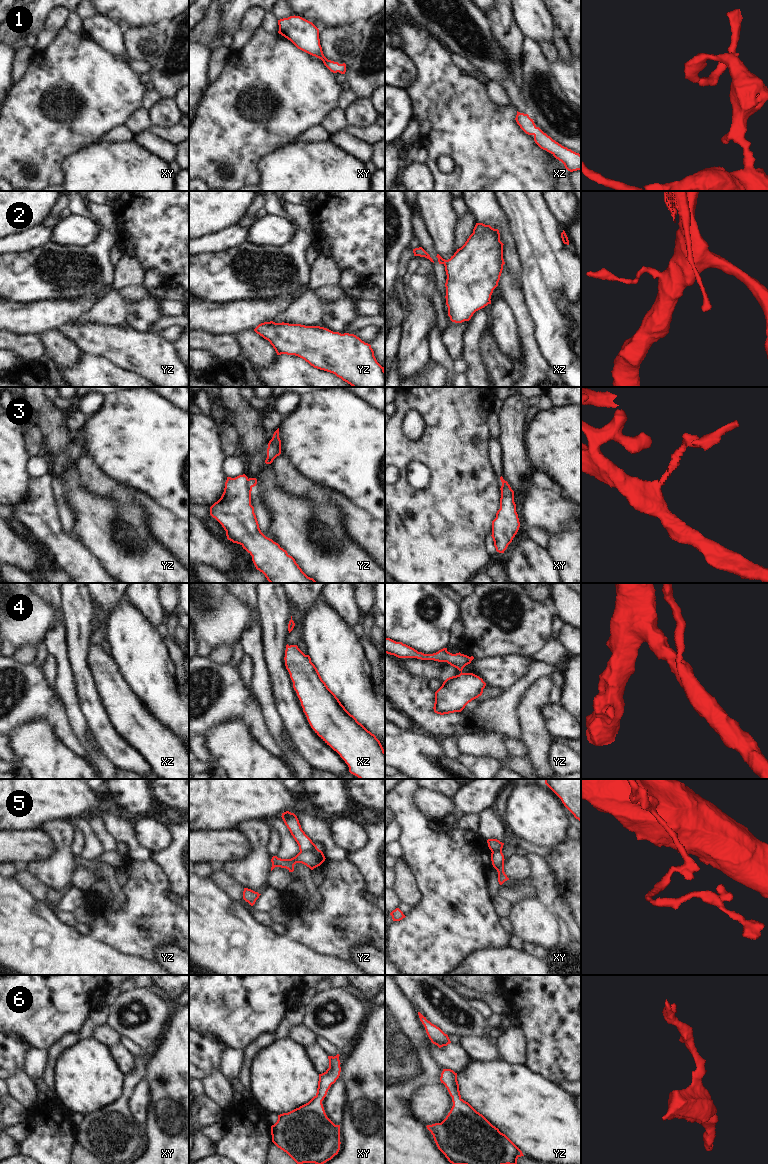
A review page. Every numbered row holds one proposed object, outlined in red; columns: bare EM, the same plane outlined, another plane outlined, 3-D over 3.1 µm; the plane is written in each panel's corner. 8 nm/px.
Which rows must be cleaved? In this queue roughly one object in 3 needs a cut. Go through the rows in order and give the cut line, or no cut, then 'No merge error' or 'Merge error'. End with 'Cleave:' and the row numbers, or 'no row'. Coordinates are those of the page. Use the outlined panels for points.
1: No split. No merge error
2: No split. No merge error
3: Split along yz (247, 479), (252, 486). Merge error
4: No split. No merge error
5: Split along yz (317, 848), (300, 852). Merge error
6: No split. No merge error
Cleave: 3, 5.

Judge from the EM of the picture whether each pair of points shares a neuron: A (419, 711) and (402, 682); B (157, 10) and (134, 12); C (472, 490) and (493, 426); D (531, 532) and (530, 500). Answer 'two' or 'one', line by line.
A: one
B: one
C: two
D: two

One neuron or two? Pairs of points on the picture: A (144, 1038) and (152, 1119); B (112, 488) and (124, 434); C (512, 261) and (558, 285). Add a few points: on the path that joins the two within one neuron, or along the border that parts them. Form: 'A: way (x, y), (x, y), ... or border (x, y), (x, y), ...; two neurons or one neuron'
A: border (166, 1022), (162, 1033), (155, 1043); two neurons
B: border (97, 463), (105, 473), (135, 490); two neurons
C: border (515, 243), (520, 263), (519, 282); two neurons

